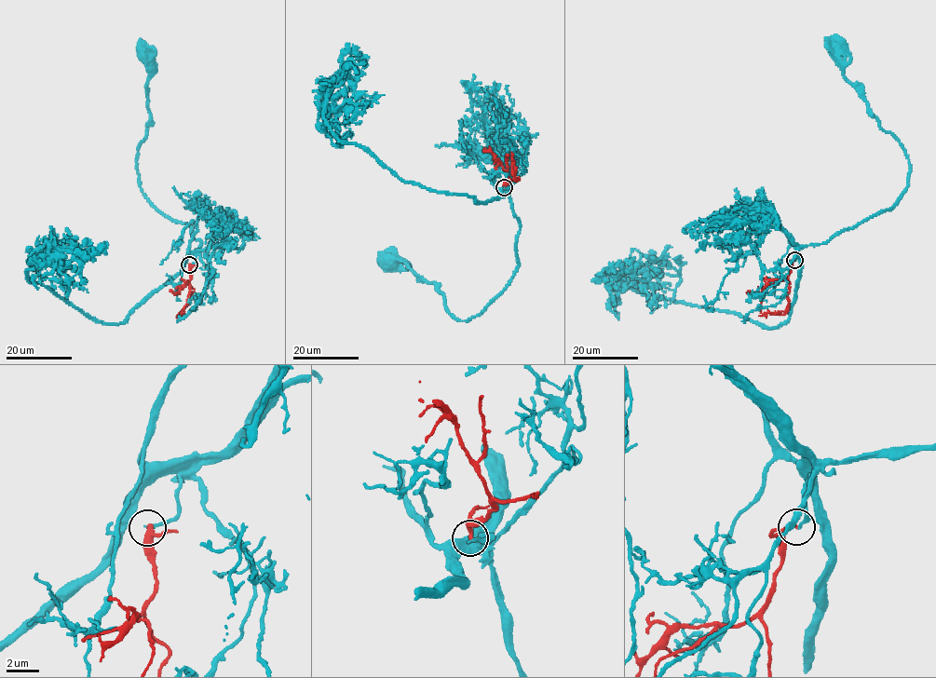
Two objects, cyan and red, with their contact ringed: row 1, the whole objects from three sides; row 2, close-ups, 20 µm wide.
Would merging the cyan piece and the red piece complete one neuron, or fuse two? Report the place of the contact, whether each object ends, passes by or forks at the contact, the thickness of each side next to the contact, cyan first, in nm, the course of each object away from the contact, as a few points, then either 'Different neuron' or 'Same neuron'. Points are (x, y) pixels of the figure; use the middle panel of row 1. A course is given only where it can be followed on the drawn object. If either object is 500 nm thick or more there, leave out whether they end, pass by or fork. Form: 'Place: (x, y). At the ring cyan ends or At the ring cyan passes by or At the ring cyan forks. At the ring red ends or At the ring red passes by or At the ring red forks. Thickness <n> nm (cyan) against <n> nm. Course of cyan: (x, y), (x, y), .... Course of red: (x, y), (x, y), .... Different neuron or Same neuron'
Place: (504, 187). At the ring cyan ends. At the ring red ends. Thickness 160 nm (cyan) against 240 nm. Course of cyan: (504, 188), (520, 223), (519, 264), (504, 291), (472, 318), (454, 318), (437, 285), (404, 263), (388, 261). Course of red: (504, 187), (508, 180), (519, 178), (515, 180), (511, 152). Same neuron

